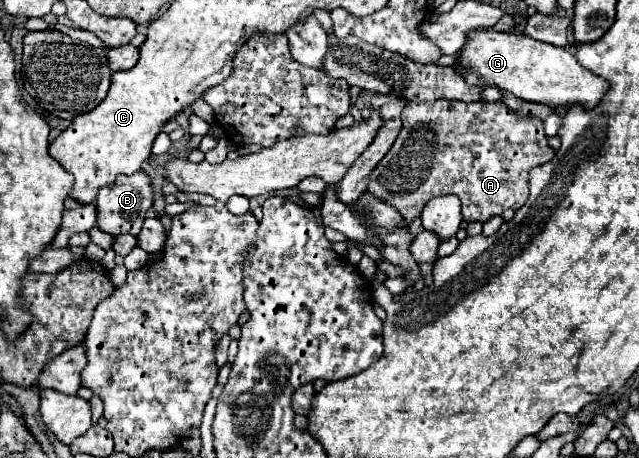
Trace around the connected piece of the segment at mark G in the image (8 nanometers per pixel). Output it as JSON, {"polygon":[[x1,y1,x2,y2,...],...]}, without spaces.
{"polygon":[[474,32,474,36,466,42,466,48,460,50,460,60,454,66,474,86,498,86,522,100,546,104,556,110,568,110,574,104,584,110,592,110,610,88,610,82,580,66,576,56,568,50,512,32]]}

